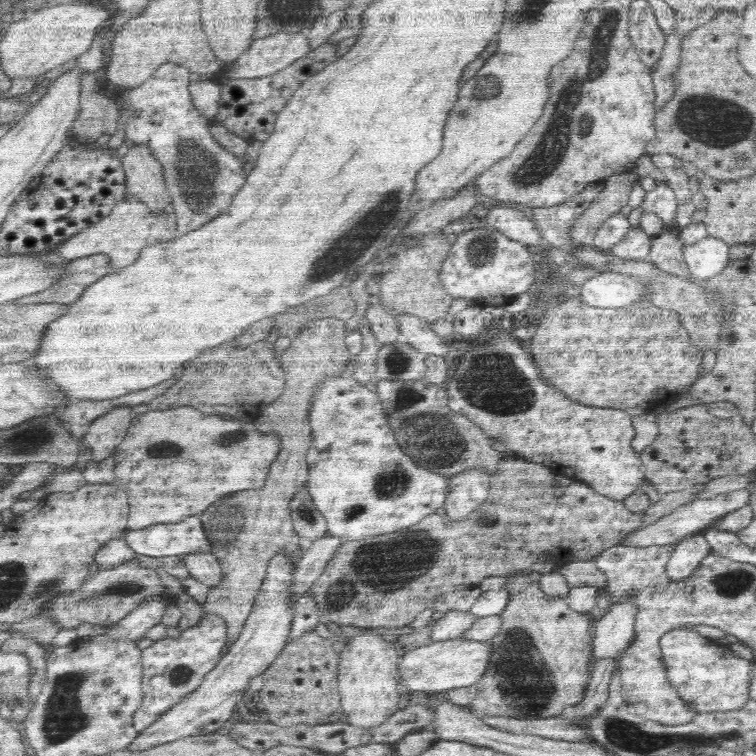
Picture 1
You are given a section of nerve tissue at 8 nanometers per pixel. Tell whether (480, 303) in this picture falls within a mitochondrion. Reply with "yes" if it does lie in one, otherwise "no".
no

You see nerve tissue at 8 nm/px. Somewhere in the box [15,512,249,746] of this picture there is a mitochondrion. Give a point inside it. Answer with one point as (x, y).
(120, 588)

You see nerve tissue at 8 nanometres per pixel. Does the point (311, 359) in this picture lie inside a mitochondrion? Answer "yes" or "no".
no

